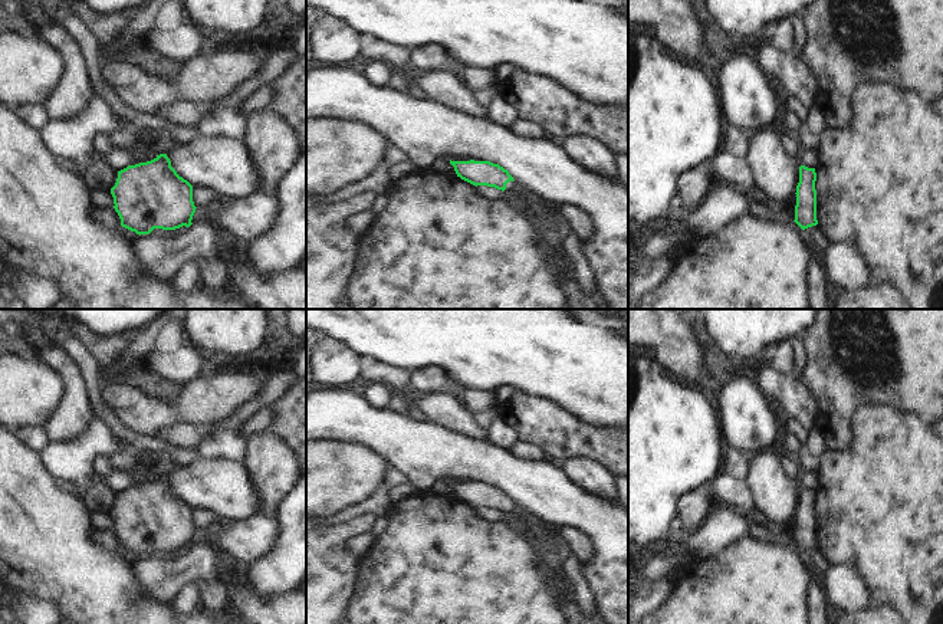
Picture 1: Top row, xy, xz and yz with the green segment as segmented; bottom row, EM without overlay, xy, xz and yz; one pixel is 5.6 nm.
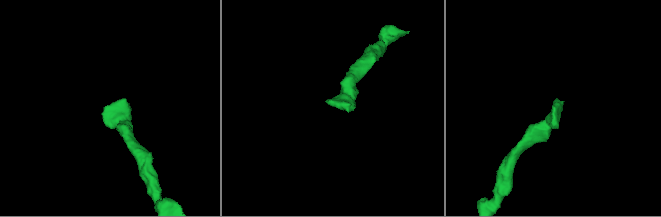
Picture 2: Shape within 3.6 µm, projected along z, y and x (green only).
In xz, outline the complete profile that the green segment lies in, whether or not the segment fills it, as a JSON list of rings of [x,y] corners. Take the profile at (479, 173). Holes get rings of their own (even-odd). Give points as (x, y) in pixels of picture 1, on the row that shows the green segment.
[[[451,161],[457,177],[473,184],[473,185],[487,185],[494,187],[502,191],[512,193],[518,181],[509,174],[507,170],[499,164],[490,161]]]

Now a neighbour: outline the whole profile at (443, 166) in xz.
[[[437,158],[430,170],[436,171],[436,173],[443,173],[443,174],[447,174],[447,175],[453,175],[453,177],[457,177],[456,171],[454,171],[454,167],[450,164],[450,160],[448,158]]]

